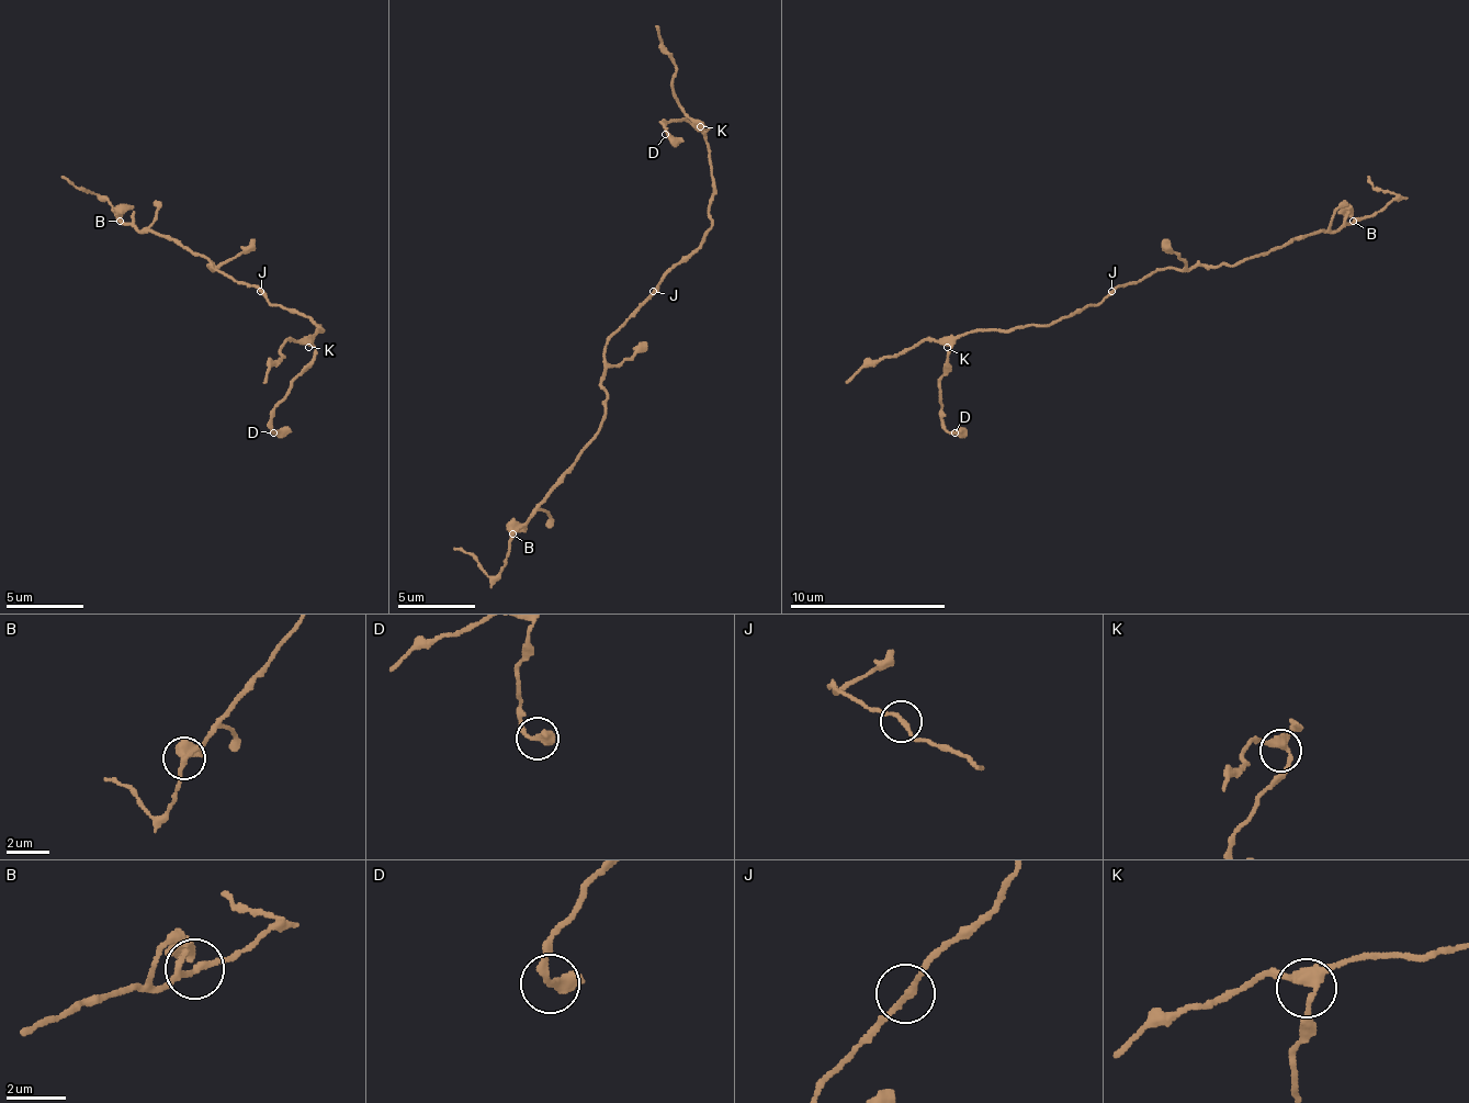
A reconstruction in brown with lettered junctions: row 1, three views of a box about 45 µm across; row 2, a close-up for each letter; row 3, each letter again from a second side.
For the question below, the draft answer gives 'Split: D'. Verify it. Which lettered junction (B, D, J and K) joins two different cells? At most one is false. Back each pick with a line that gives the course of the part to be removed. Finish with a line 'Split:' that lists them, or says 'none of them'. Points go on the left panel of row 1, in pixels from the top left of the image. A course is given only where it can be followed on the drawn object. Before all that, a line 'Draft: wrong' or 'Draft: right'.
Draft: wrong
Split: none of them

